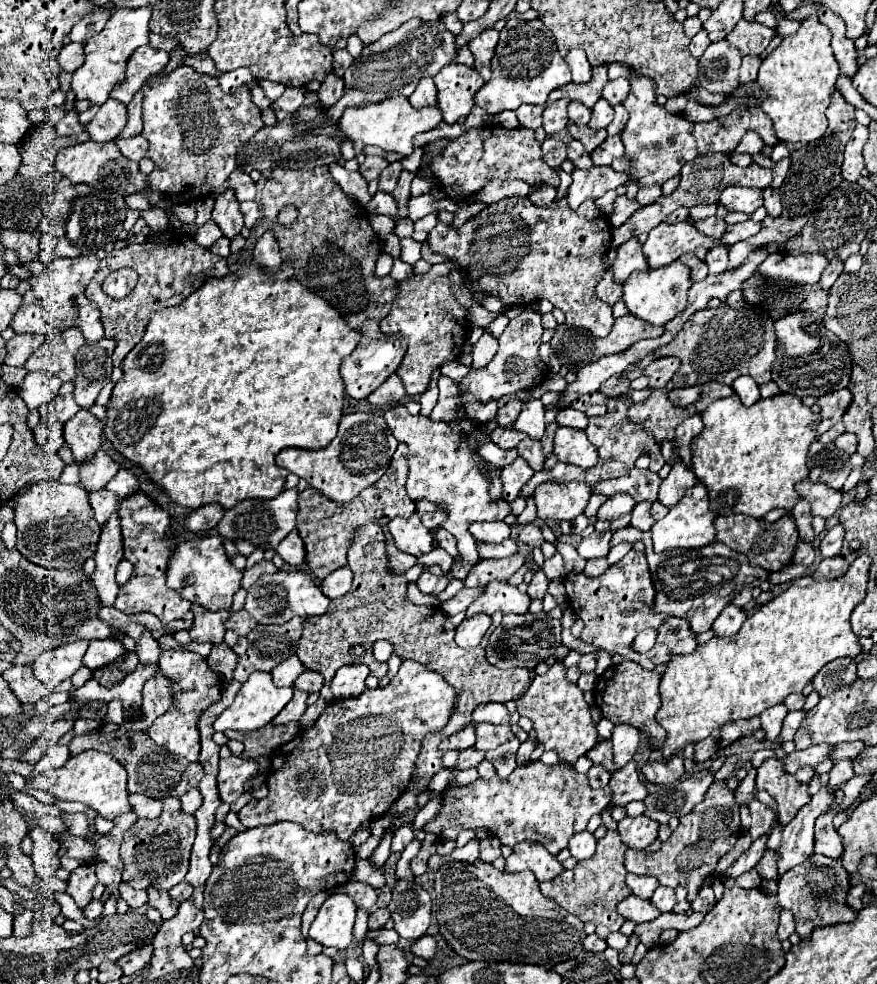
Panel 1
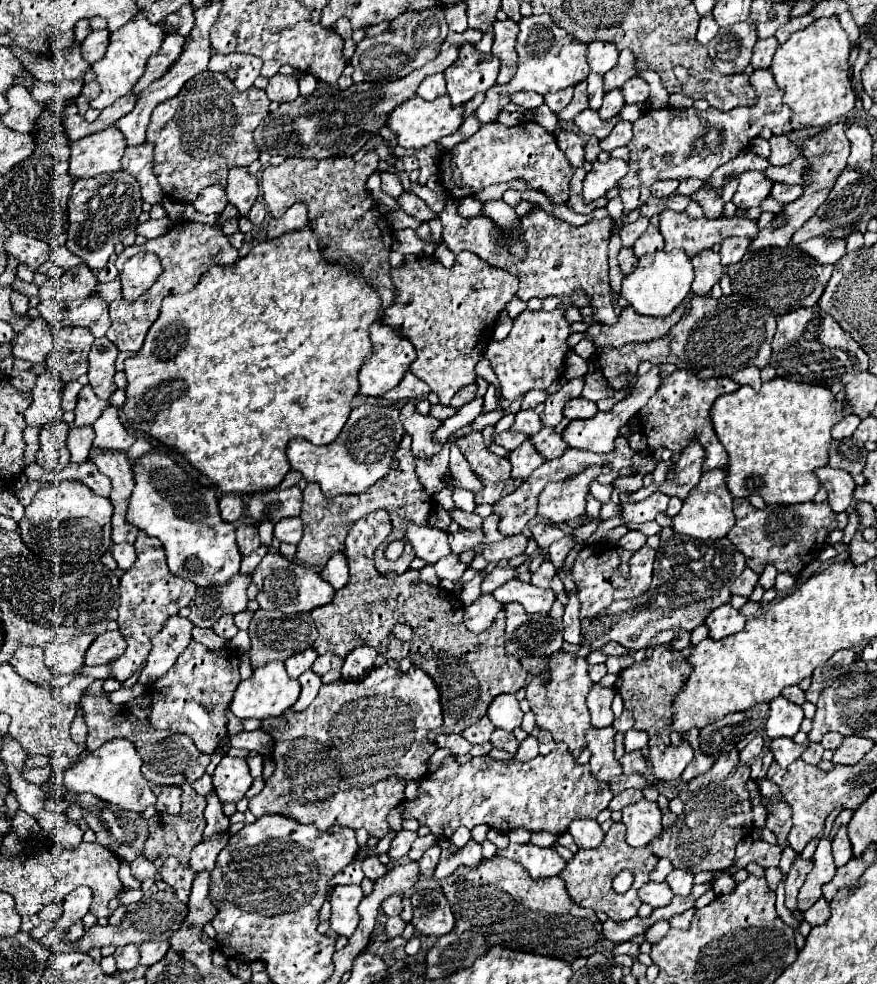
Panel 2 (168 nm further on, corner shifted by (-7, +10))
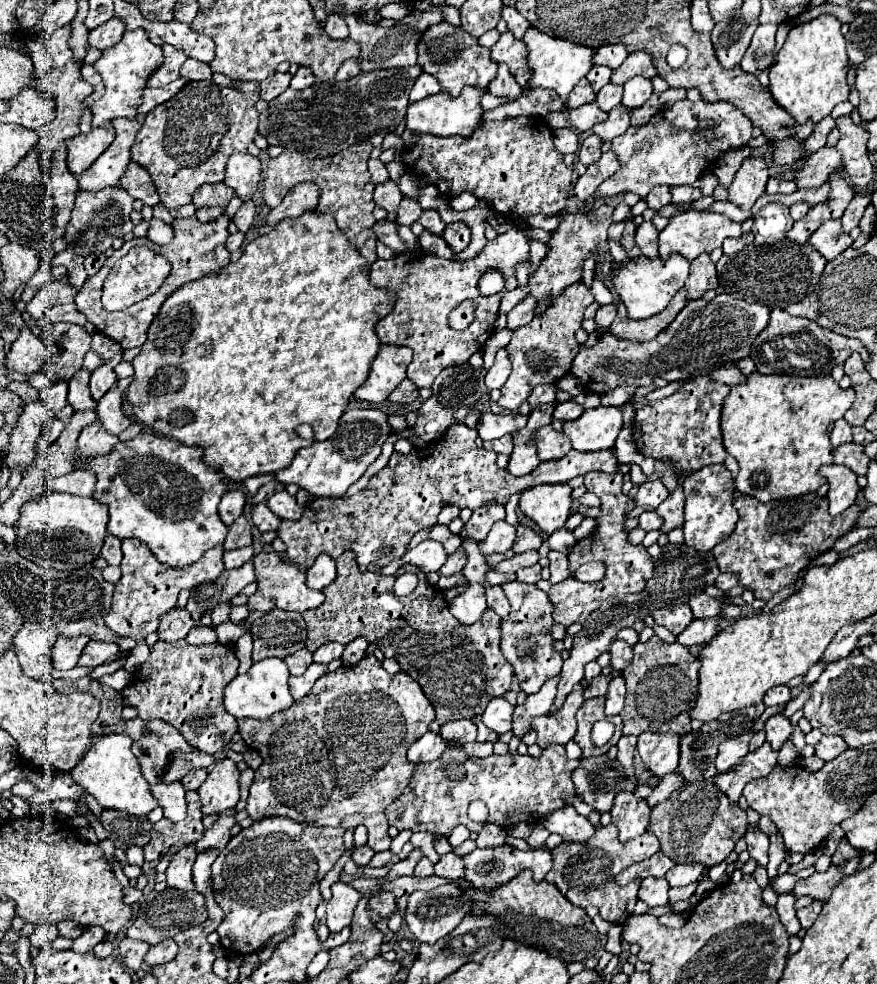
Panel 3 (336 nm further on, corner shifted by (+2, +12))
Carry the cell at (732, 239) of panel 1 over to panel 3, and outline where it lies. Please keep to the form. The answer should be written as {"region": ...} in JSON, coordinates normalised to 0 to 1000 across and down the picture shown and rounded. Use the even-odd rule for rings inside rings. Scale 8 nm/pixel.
{"region":[[[783,214],[765,221],[763,229],[751,237],[751,259],[754,263],[763,263],[765,257],[774,257],[777,261],[790,265],[799,257],[811,257],[813,253],[822,251],[829,241],[845,241],[845,229],[822,216]]]}

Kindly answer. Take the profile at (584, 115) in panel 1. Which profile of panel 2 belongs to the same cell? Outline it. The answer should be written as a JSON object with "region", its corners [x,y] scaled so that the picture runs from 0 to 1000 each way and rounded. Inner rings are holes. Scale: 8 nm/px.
{"region":[[[673,74],[670,80],[670,109],[675,113],[682,113],[686,107],[686,99],[689,99],[689,88],[686,88],[686,76],[677,76]]]}

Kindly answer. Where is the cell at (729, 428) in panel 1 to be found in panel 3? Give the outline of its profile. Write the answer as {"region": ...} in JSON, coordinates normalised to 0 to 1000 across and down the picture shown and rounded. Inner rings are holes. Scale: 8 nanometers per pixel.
{"region":[[[861,377],[856,379],[856,385],[849,391],[836,391],[834,401],[827,405],[824,412],[822,436],[829,460],[836,462],[845,475],[838,487],[840,499],[859,503],[870,511],[932,499],[938,491],[943,491],[943,487],[934,483],[934,475],[950,471],[950,452],[945,446],[950,430],[964,422],[964,418],[973,412],[973,405],[975,397],[970,393],[959,395],[948,381],[895,383],[895,381],[868,381]]]}

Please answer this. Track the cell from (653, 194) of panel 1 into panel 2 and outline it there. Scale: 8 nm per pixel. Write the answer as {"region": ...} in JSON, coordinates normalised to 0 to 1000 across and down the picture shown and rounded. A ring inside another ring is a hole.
{"region":[[[753,183],[741,190],[741,194],[746,200],[762,200],[762,198],[771,196],[773,189],[773,183]]]}

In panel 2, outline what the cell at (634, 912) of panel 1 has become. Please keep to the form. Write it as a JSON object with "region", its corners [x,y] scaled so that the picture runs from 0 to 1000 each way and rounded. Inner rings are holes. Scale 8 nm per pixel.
{"region":[[[741,895],[741,897],[730,901],[727,912],[732,918],[739,918],[748,924],[748,922],[759,922],[766,916],[769,908],[764,905],[764,901],[759,897],[743,897]]]}

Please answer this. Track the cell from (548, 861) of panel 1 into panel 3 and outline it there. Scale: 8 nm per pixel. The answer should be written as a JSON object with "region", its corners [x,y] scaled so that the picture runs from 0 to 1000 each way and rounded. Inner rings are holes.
{"region":[[[571,859],[571,861],[555,861],[555,863],[539,863],[535,869],[528,871],[530,873],[530,893],[537,897],[539,903],[548,903],[548,905],[562,905],[567,901],[574,901],[576,897],[580,897],[585,891],[590,891],[596,883],[605,883],[610,889],[610,895],[619,895],[619,891],[624,889],[624,885],[631,879],[628,867],[624,863],[612,863],[612,865],[592,865],[587,861],[580,859]]]}

